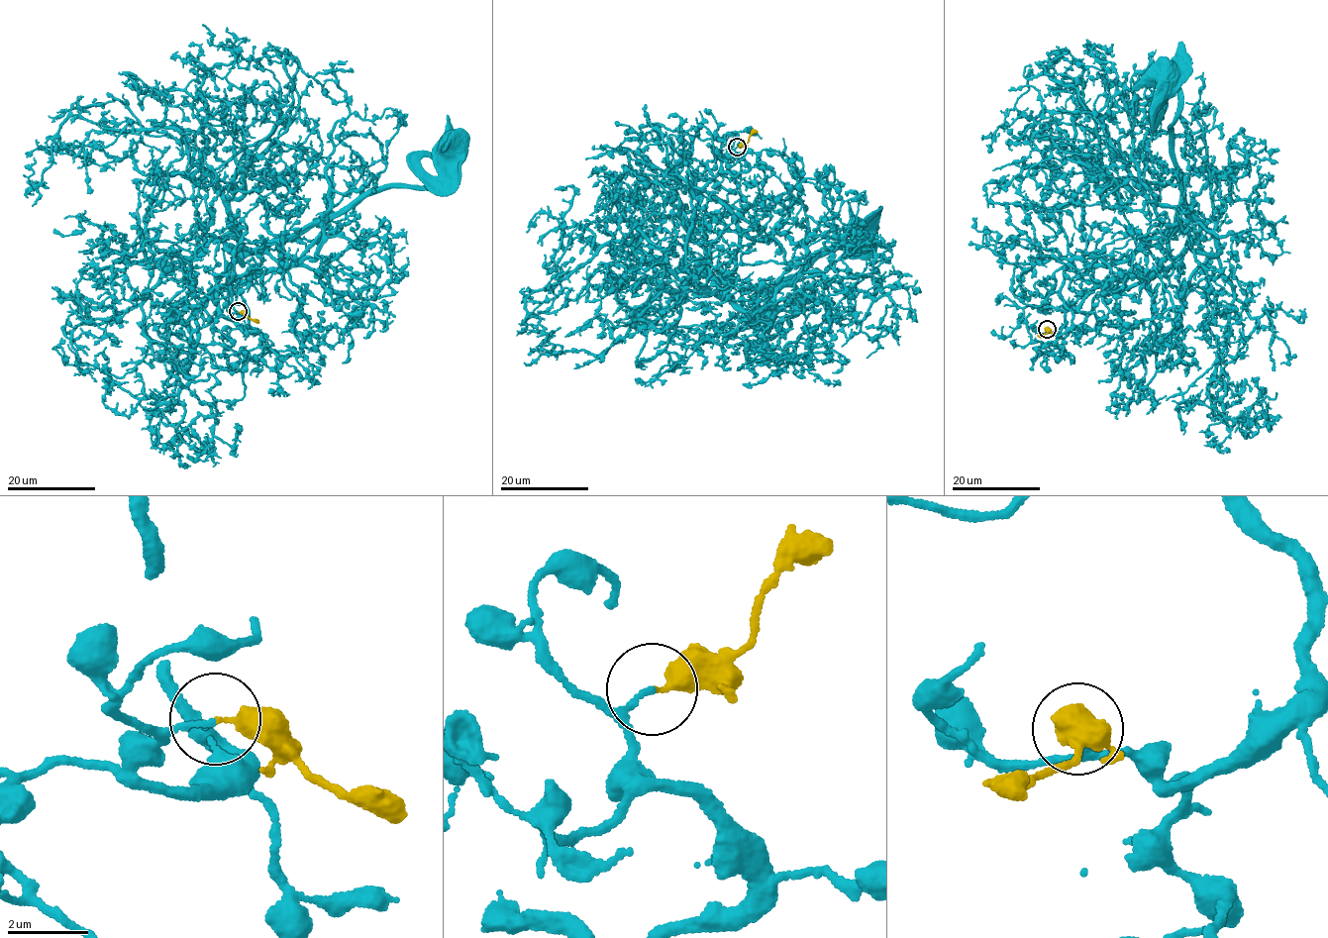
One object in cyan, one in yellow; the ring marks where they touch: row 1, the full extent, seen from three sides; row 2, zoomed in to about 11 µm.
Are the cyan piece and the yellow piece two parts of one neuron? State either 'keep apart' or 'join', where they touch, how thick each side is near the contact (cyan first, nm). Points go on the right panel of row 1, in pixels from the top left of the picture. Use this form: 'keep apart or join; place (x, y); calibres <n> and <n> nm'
join; place (1047, 329); calibres 130 and 320 nm

